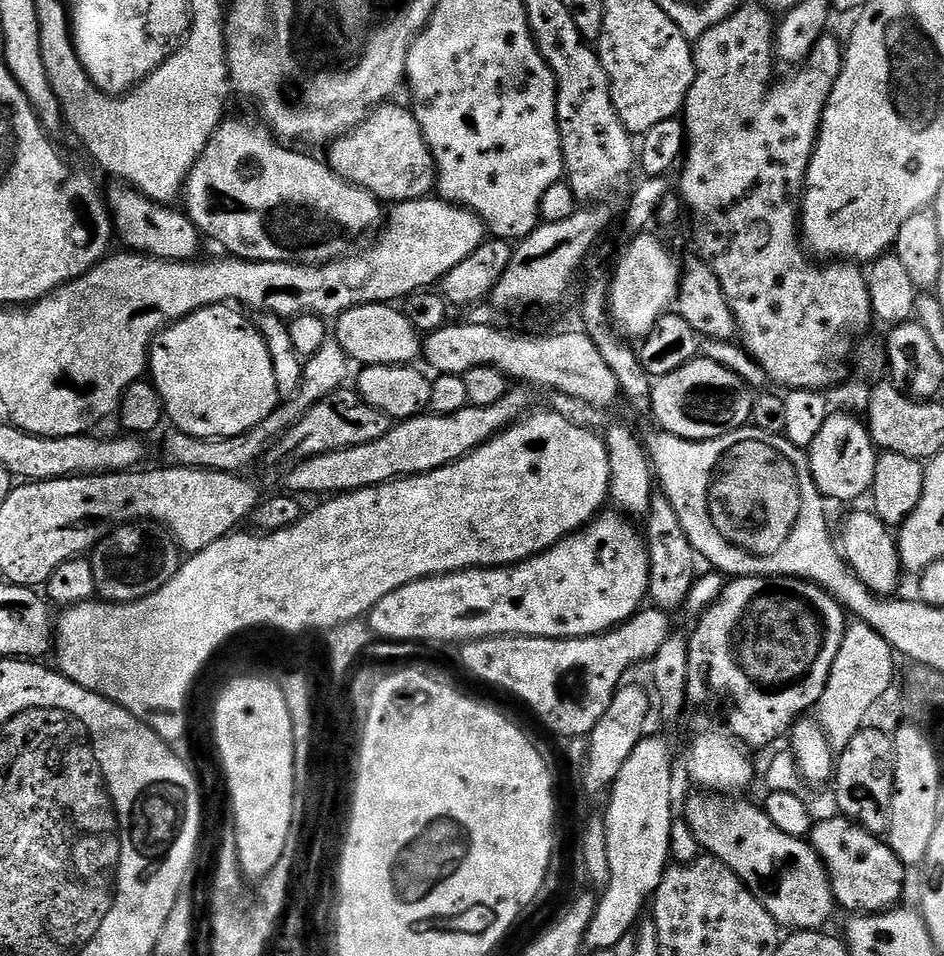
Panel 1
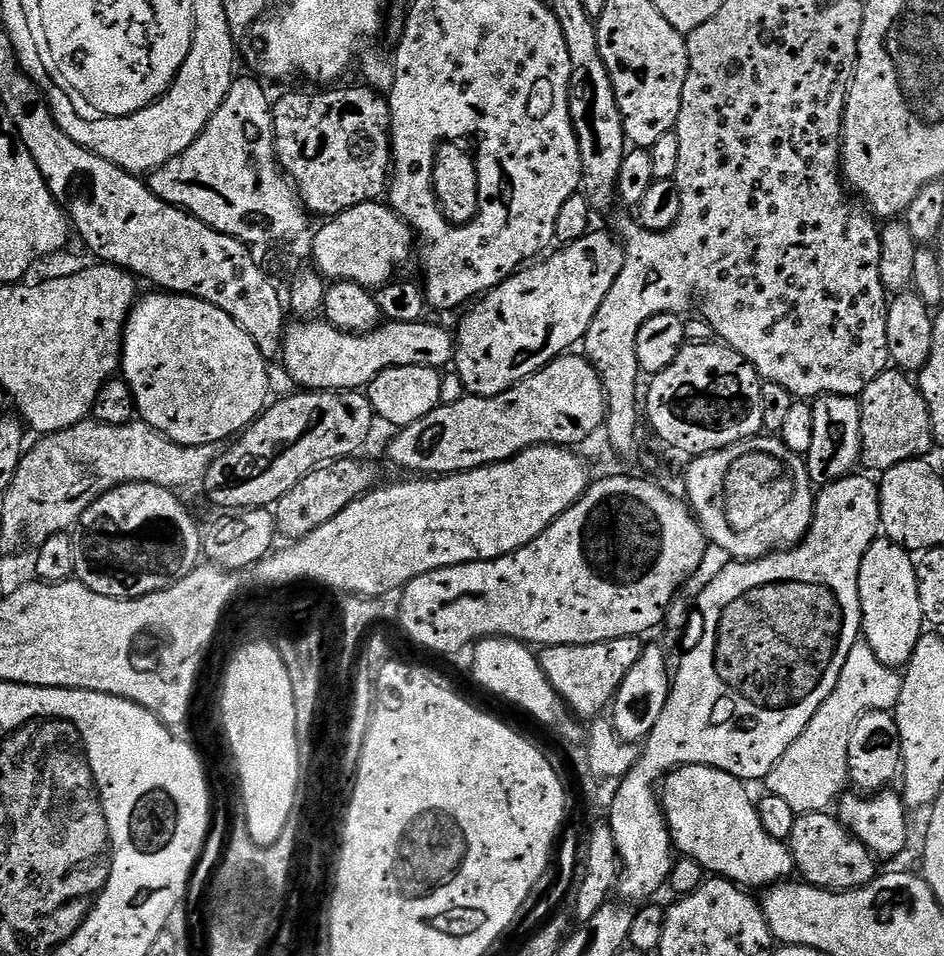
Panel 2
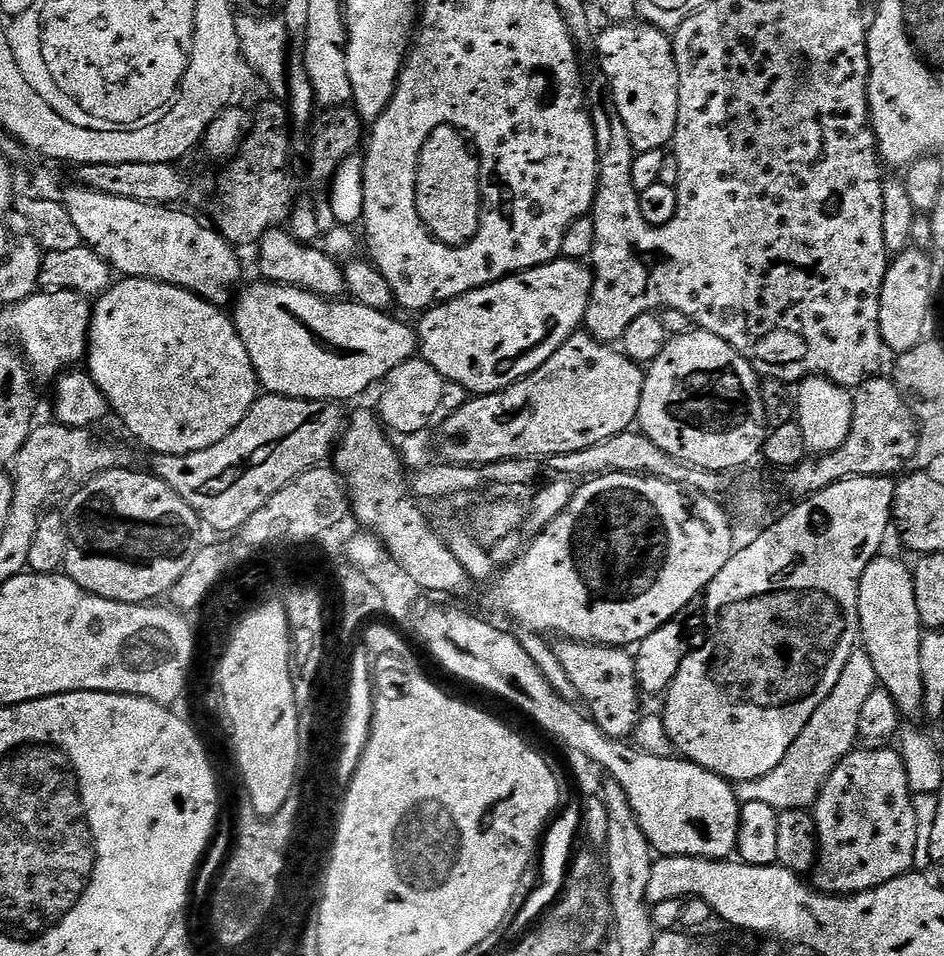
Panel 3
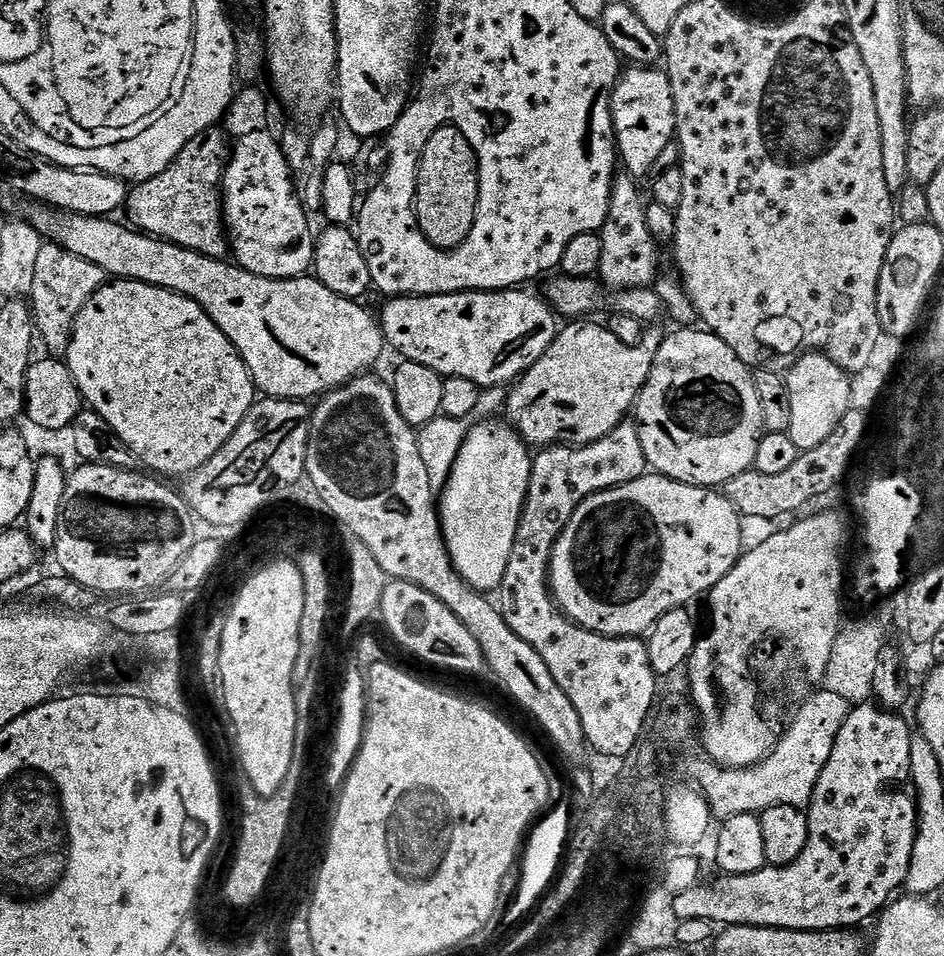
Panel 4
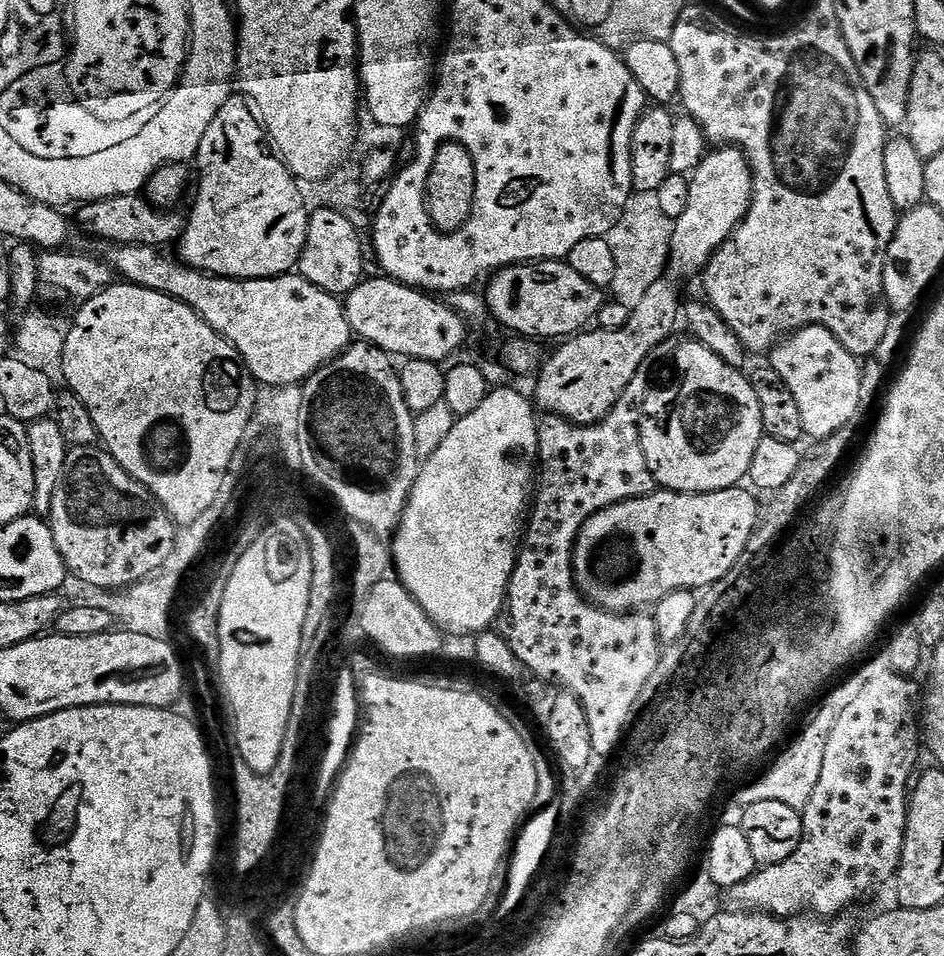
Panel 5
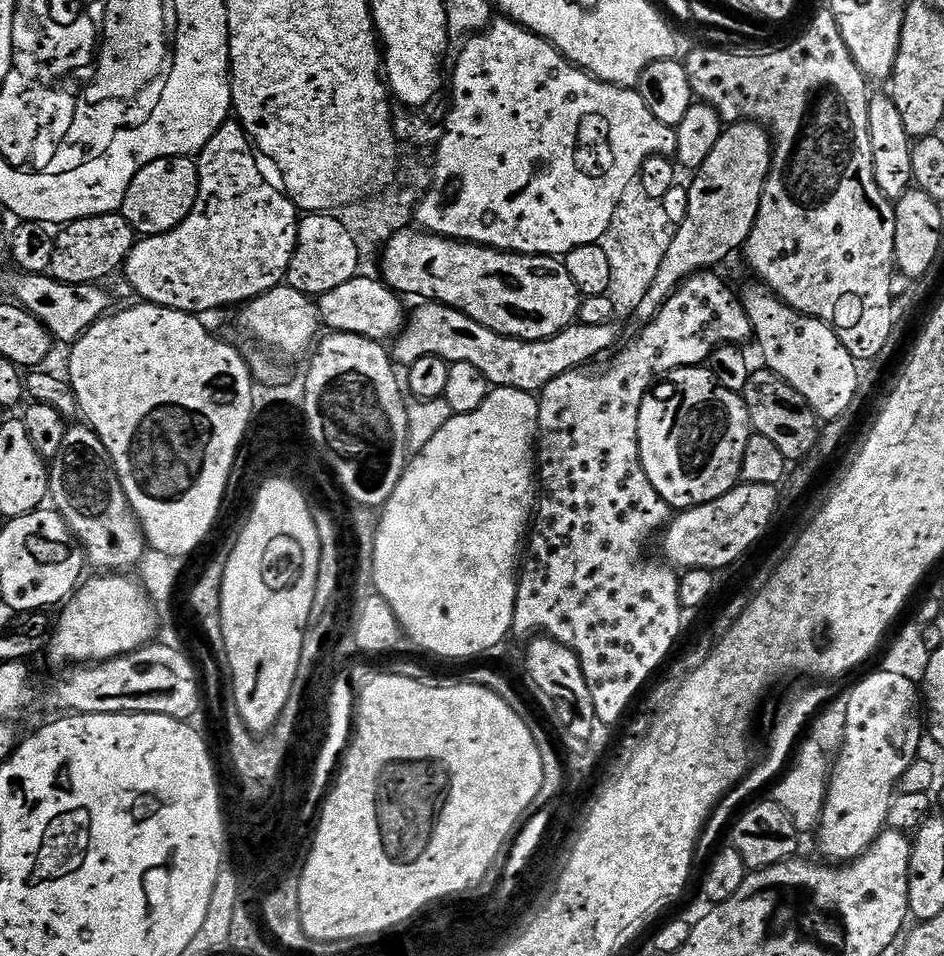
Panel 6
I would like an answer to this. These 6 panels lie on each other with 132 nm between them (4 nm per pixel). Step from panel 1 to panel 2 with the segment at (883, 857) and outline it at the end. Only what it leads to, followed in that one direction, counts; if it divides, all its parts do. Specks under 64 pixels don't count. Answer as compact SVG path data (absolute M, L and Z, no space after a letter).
M831 811L797 815L794 830L790 830L786 843L792 851L792 862L798 876L800 872L799 879L816 888L826 888L829 892L849 892L851 888L866 886L878 875L877 857L865 844L853 840L851 832Z

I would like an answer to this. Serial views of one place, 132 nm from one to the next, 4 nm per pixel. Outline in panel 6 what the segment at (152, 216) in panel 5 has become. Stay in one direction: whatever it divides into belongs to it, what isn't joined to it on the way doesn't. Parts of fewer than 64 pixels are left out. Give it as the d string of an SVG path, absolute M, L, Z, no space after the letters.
M120 212L75 220L56 232L56 249L50 275L67 284L100 284L123 269L137 239L135 229Z

